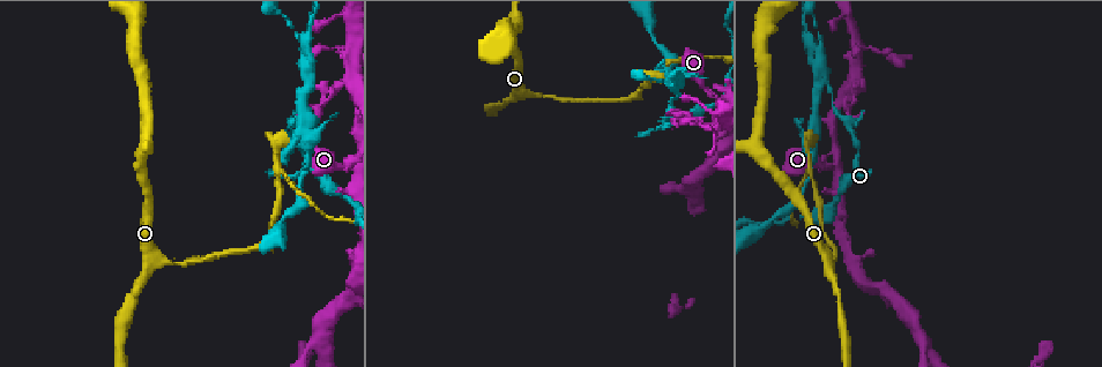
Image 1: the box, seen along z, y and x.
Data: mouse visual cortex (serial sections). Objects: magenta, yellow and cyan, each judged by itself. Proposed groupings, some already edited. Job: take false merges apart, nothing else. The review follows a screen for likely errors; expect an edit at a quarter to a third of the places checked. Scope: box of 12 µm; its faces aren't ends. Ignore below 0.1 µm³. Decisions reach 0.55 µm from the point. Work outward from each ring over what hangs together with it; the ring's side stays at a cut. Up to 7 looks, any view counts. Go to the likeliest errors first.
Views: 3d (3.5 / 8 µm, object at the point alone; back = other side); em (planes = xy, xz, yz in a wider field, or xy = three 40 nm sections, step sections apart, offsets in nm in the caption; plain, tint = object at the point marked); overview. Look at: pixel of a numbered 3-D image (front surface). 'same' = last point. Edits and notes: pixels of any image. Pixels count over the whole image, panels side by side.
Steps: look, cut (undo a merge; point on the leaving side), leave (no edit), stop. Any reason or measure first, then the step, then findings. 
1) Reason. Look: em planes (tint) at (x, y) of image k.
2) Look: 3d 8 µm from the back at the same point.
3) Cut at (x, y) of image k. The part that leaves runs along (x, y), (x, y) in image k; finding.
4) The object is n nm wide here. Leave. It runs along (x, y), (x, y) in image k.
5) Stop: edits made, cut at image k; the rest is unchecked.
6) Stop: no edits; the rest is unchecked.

Arms part here. Look: 3d 3.5 µm at (280, 174) of image 1.

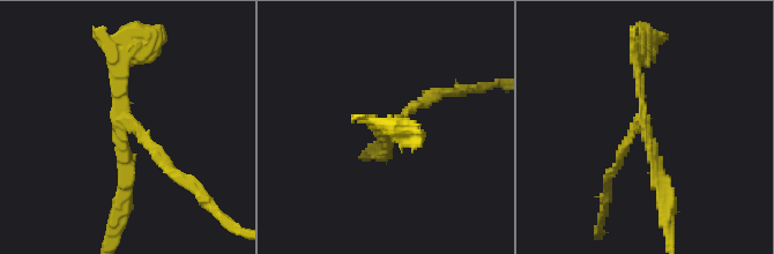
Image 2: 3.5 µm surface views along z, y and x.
Shape alone is not enough. Look: em xy step 1 (tint) at (640, 122) of image 2.

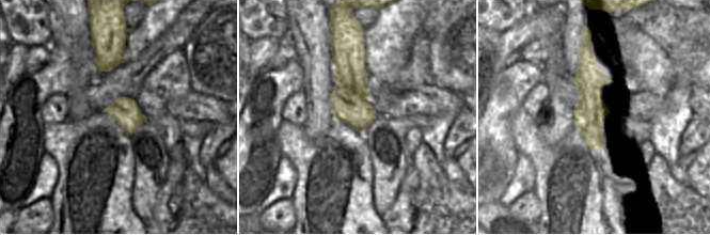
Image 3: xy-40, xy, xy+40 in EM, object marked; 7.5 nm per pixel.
The object is 280 nm wide here. Cut at (159, 152) of image 2. The part that leaves runs along (136, 126), (158, 158), (211, 208) in image 2; a second cell is stuck on.

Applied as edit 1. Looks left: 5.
Look: overview.

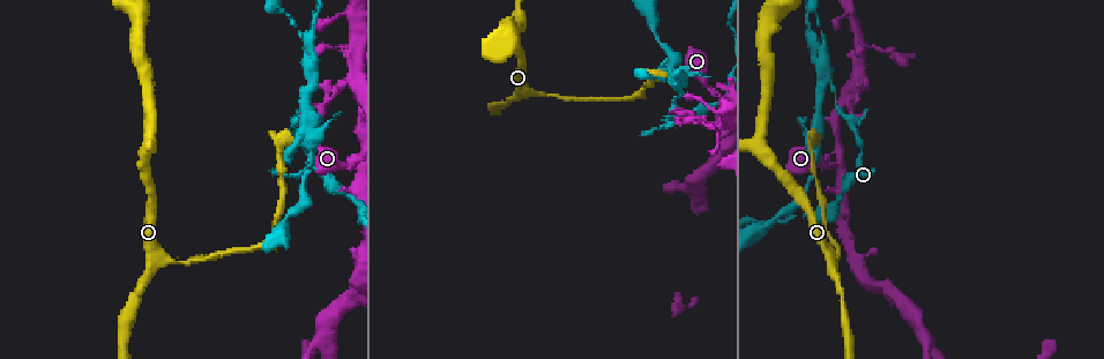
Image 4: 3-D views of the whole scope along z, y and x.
Calibre changes. Look: 3d 3.5 µm at (858, 136) of image 4.

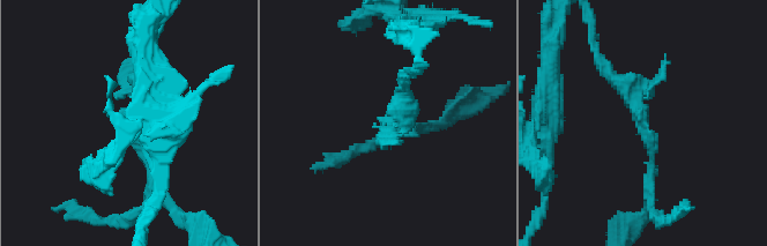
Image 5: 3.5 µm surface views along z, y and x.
Shape alone is not enough. Look: em xy step 5 (tint) at (389, 119) of image 5.

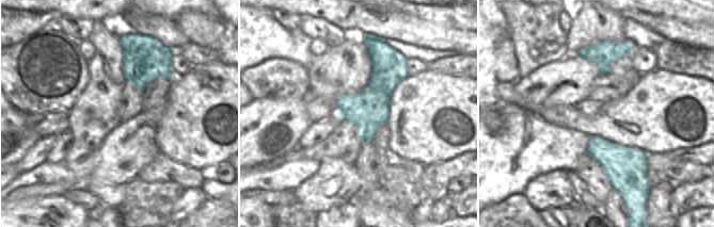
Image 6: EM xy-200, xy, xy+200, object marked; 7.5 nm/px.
Cut it another way. Look: em xy step 2 (tint) at the same point.

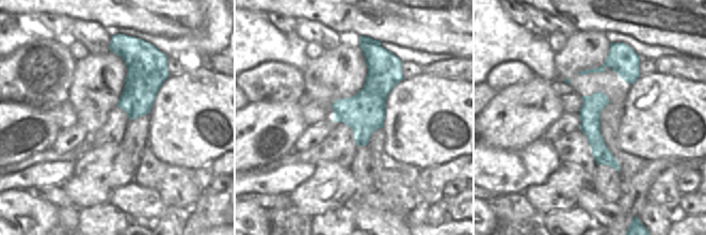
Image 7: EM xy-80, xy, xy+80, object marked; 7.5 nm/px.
Leave. It runs along (650, 186), (650, 133), (597, 59) in image 5; one cell here.

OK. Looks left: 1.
Stop: edits made, cut at image 2; the rest is unchecked.

